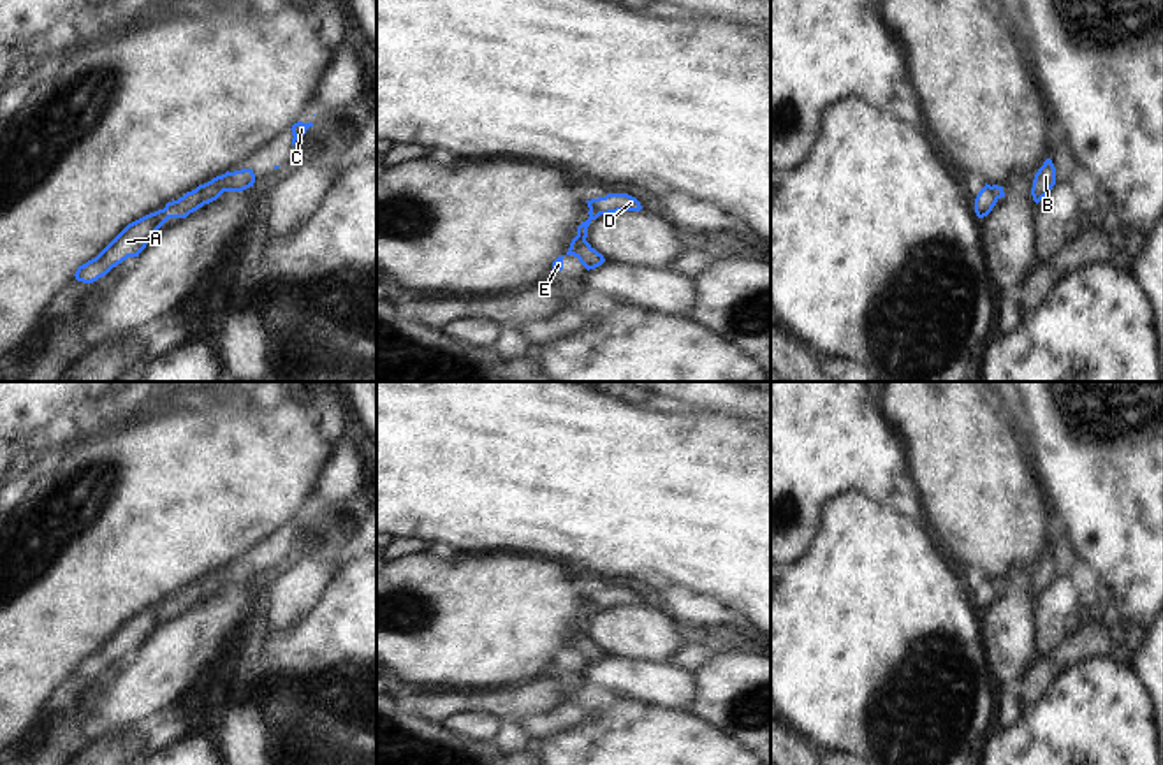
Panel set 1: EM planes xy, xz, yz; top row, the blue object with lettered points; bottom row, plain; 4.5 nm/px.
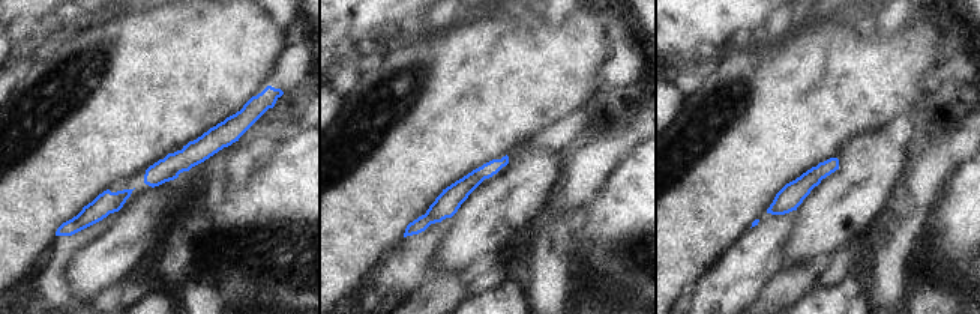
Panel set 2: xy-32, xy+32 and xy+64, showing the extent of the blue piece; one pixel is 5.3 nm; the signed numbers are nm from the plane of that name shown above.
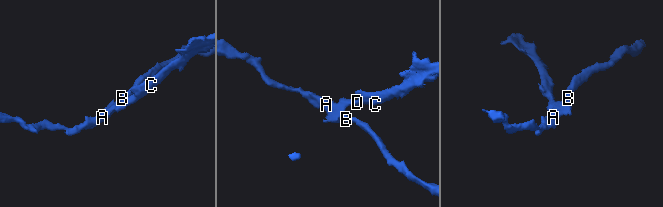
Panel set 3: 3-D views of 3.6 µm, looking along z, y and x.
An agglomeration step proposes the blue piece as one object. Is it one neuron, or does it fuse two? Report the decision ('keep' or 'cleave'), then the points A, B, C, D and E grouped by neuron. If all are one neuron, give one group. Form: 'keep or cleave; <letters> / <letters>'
cleave; A B E / C D

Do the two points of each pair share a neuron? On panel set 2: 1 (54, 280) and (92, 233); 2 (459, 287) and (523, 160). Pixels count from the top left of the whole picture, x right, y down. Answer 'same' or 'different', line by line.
1: same
2: different

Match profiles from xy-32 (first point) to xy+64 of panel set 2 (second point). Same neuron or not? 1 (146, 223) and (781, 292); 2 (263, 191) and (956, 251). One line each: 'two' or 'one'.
1: two
2: one

